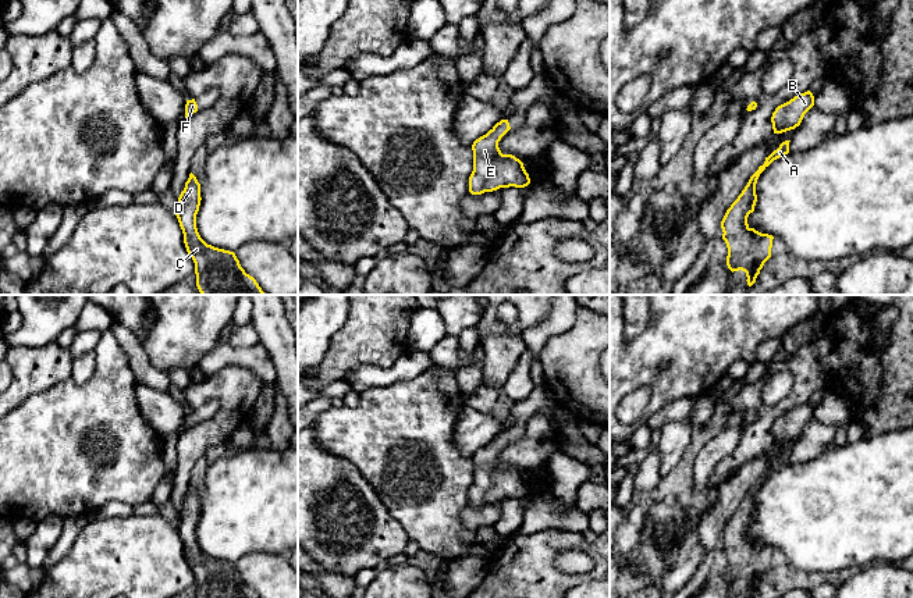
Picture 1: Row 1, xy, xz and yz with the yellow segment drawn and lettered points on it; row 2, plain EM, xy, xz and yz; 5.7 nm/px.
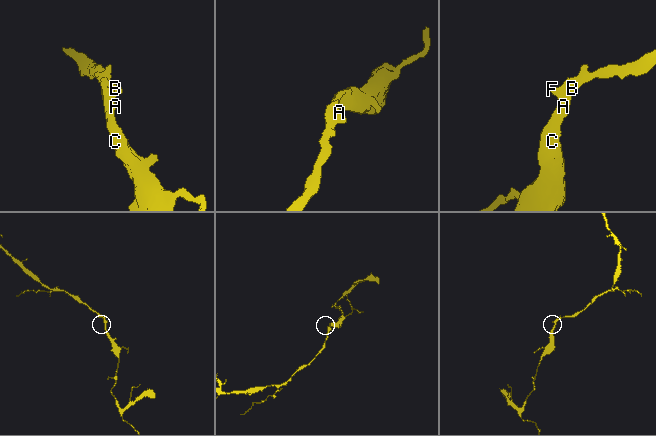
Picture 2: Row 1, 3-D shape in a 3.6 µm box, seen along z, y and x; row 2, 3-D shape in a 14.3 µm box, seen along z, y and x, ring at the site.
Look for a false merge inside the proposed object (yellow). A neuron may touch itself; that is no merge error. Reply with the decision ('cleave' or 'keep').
keep

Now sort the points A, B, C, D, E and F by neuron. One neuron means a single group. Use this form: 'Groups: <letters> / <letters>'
Groups: A B C D E F

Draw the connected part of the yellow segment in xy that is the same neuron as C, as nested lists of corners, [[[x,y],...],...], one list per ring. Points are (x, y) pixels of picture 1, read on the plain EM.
[[[191,484],[178,509],[175,527],[186,563],[195,574],[196,598],[259,598],[256,591],[241,579],[234,563],[207,556],[200,549],[196,540],[200,512],[200,495]]]

